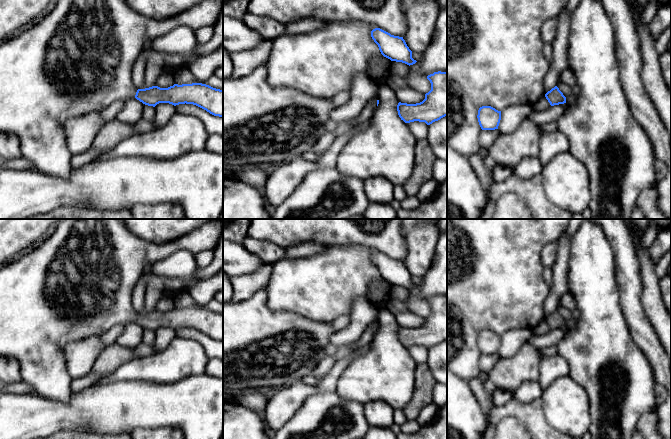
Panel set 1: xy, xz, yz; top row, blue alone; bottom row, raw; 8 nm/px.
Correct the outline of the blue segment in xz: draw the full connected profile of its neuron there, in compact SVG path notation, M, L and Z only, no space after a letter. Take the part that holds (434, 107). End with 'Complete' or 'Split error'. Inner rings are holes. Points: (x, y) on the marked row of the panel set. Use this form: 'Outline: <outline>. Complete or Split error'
Outline: M434 72L428 75L427 79L431 83L431 90L425 94L425 99L422 102L416 104L398 103L398 115L405 123L419 121L430 125L447 116L447 72Z. Complete

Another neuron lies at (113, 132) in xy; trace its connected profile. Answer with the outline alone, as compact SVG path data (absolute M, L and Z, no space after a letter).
M117 119L107 122L95 137L91 148L97 150L112 150L121 141L137 134L134 125Z

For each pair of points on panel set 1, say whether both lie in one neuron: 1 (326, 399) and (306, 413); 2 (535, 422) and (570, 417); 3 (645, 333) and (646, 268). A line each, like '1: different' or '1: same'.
1: same
2: different
3: different

